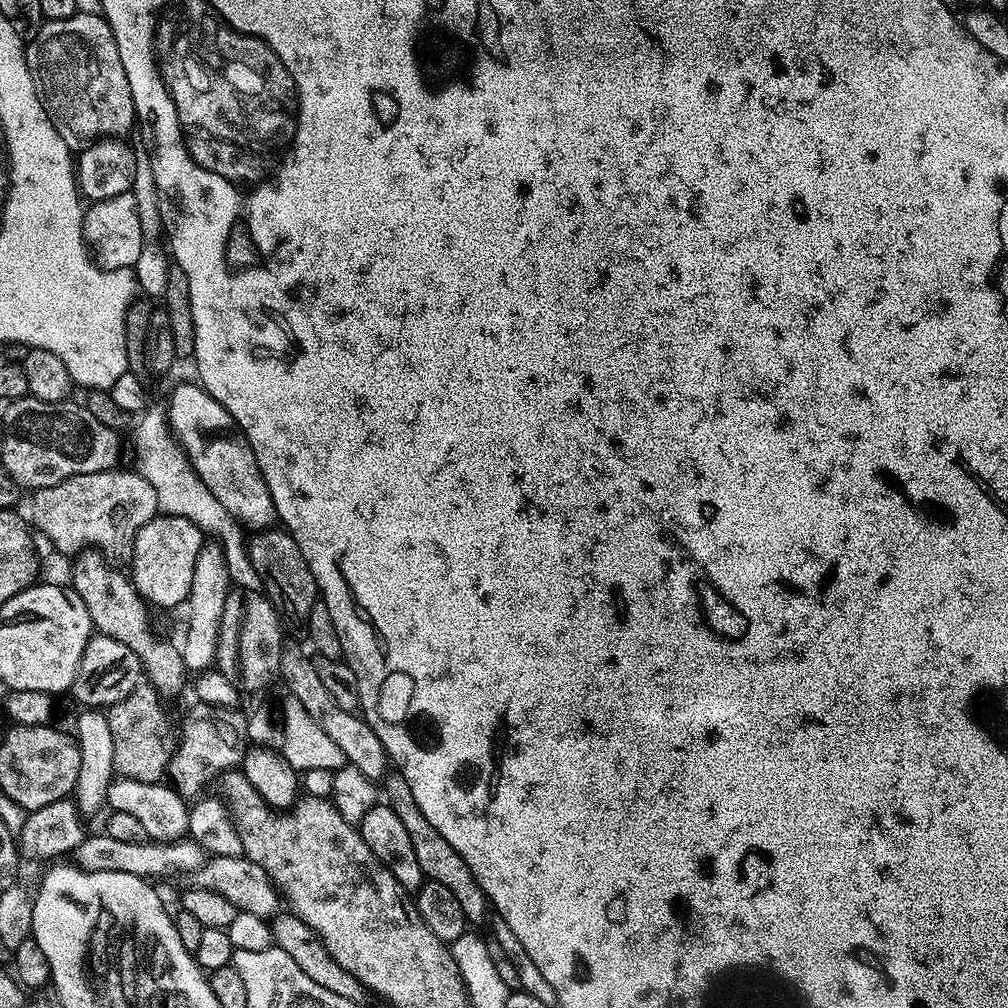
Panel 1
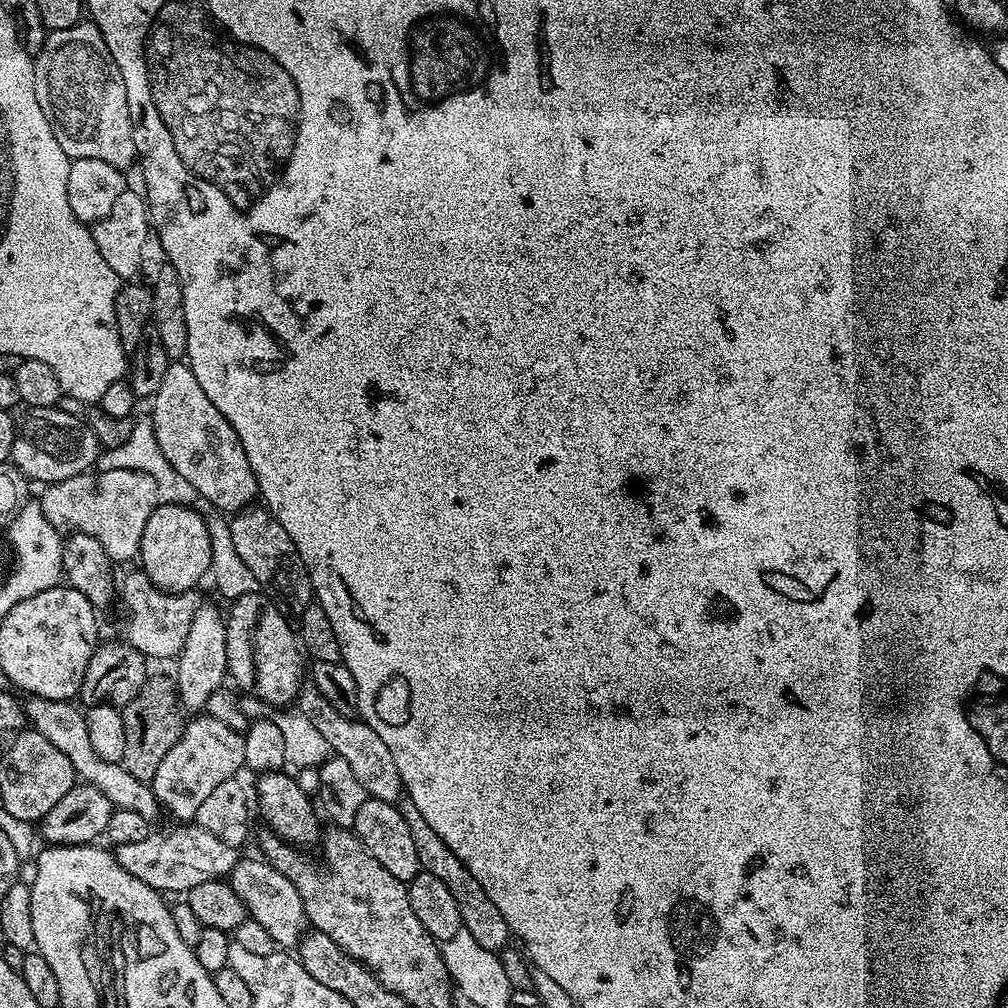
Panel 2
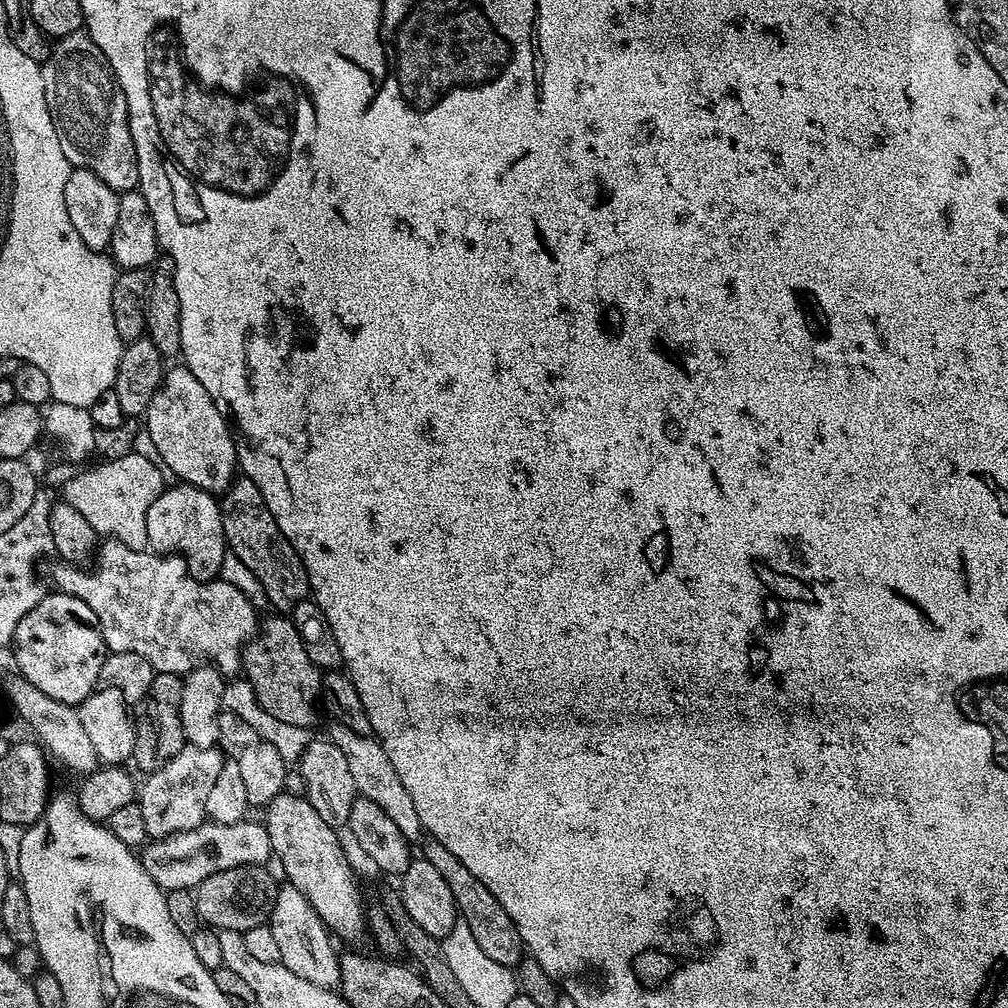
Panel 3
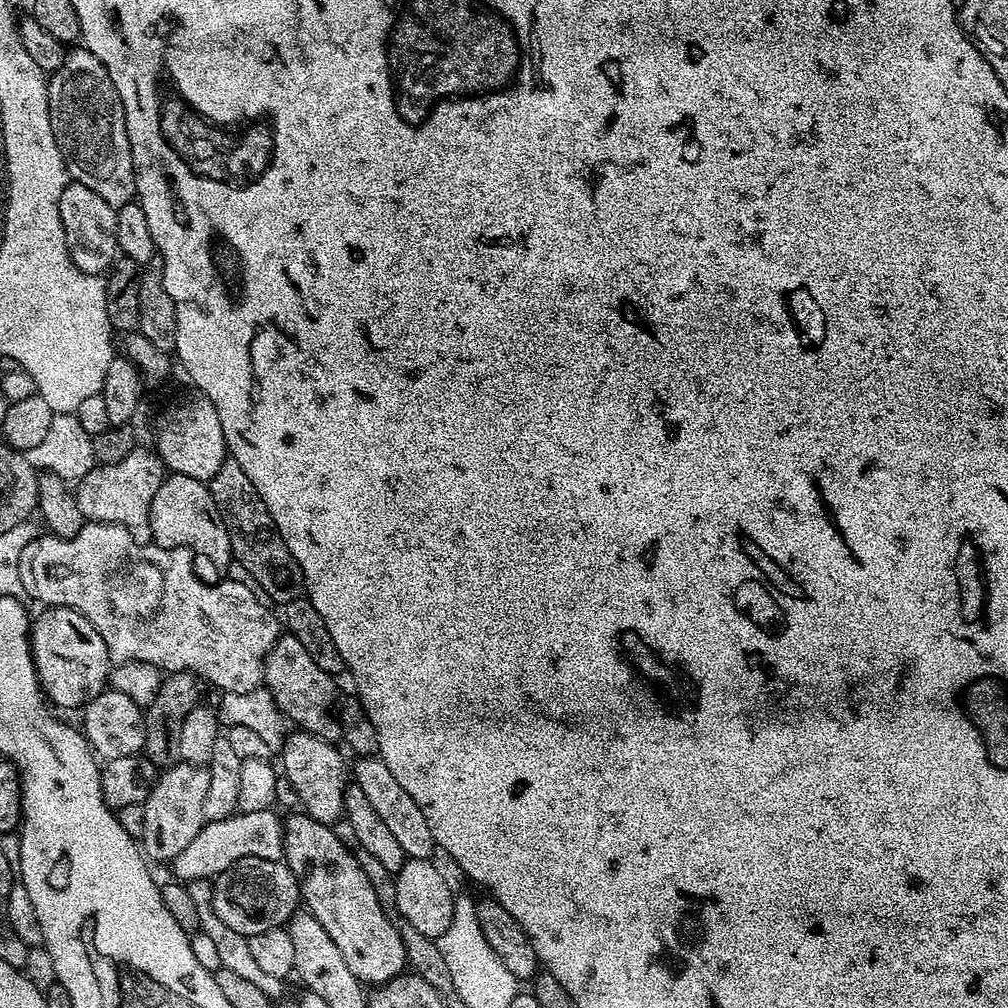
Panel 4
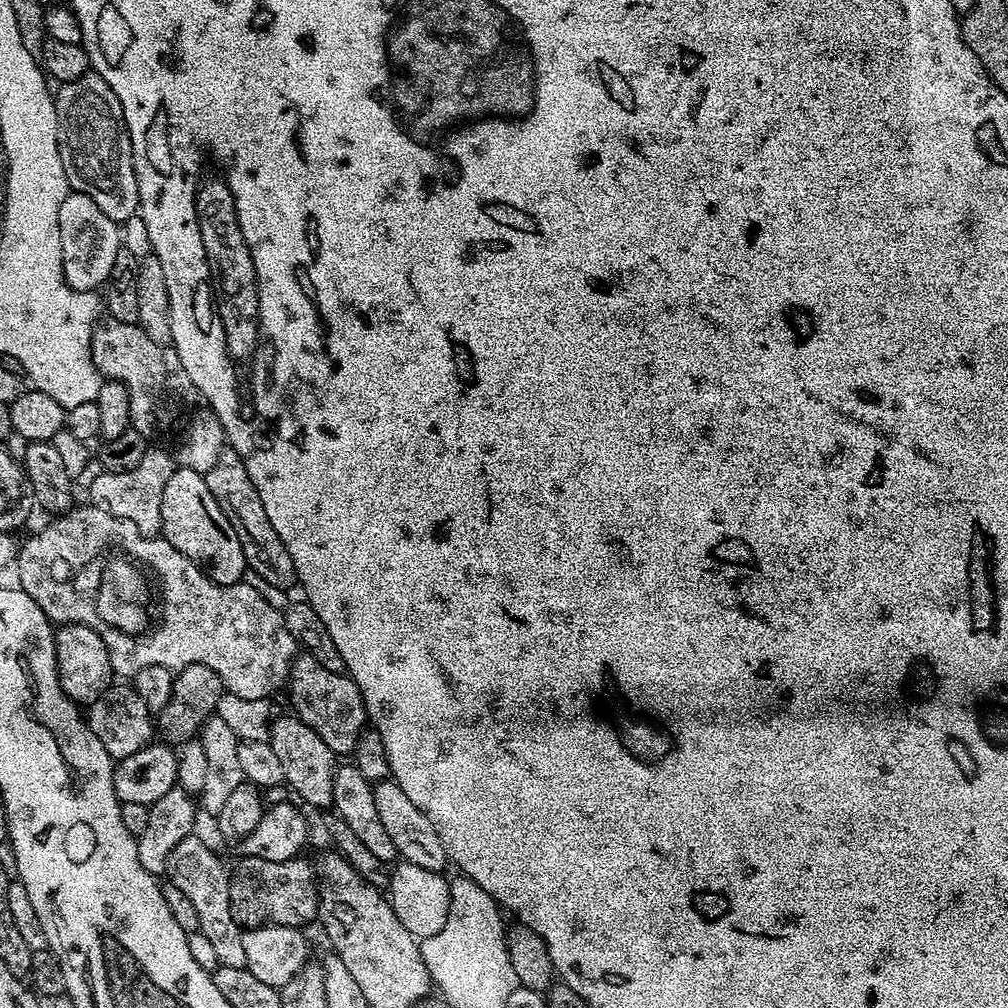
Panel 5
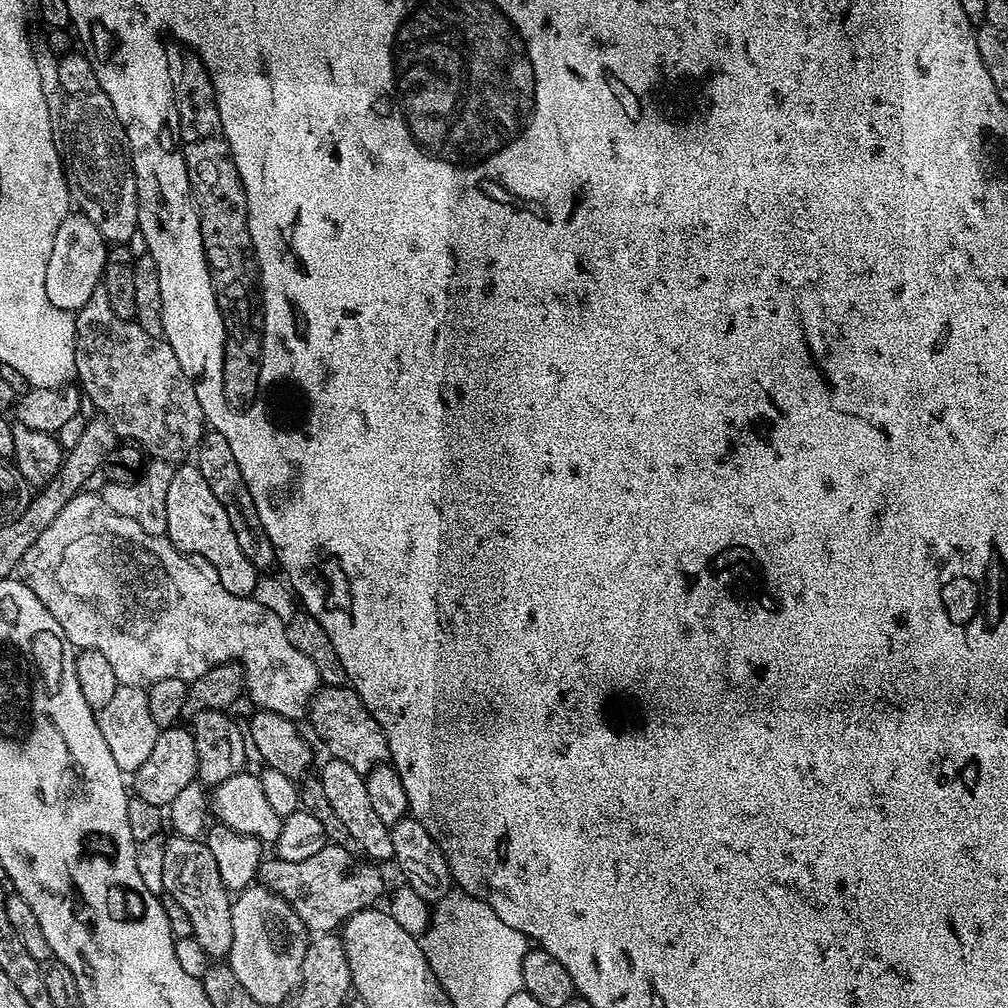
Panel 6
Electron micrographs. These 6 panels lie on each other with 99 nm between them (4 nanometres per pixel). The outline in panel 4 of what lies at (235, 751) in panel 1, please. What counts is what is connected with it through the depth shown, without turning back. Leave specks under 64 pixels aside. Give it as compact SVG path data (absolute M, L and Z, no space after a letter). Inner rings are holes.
M183 762L159 773L160 781L151 785L148 798L143 806L146 810L146 830L142 837L142 852L149 861L175 861L182 852L194 842L206 821L204 803L206 790L210 786L207 767Z

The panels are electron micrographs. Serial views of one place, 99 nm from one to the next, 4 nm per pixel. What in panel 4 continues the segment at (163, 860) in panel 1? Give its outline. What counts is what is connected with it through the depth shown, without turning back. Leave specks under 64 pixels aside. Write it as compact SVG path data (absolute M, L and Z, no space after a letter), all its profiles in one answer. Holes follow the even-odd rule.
M273 809L260 812L238 812L228 816L226 819L207 821L198 835L195 836L194 842L186 846L176 859L178 866L177 879L182 882L191 882L193 880L211 879L222 870L228 869L236 861L244 857L257 856L267 860L278 860L283 857L283 821L277 817Z

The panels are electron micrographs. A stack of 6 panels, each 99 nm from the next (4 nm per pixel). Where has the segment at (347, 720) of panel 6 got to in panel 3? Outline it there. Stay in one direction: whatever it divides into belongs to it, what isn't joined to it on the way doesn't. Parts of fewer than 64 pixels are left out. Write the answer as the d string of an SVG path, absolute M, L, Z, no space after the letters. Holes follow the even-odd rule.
M280 614L272 615L276 616L270 617L265 624L263 621L255 635L245 643L242 657L243 675L252 685L254 694L266 714L274 714L278 722L290 722L290 726L311 729L316 720L316 704L318 708L318 701L321 699L321 669L317 668L314 662L310 662L310 654L306 654L300 631L291 619Z

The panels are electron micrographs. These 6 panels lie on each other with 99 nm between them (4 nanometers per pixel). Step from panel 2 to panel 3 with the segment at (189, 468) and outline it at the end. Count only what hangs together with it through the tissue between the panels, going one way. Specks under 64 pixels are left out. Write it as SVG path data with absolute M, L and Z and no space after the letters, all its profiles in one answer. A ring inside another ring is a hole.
M187 366L179 367L165 371L154 398L150 398L146 429L154 442L159 463L169 473L172 471L177 481L213 494L223 493L238 472L234 433L210 394L206 394L206 386L194 378Z

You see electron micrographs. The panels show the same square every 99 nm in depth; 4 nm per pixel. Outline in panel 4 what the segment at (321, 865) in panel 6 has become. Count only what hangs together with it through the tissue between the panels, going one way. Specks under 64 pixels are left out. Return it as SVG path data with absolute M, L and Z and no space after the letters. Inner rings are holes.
M244 857L216 874L211 886L214 914L218 914L218 918L226 922L230 930L234 930L234 934L247 937L266 934L266 930L284 928L302 904L300 881L283 859Z

